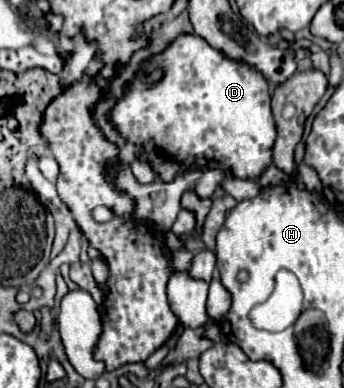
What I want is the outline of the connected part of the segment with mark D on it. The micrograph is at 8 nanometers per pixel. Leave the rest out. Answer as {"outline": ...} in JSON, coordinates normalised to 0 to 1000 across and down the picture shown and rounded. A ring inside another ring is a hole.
{"outline":[[[570,85],[517,90],[471,137],[407,162],[372,229],[326,276],[320,317],[366,363],[413,384],[419,410],[477,472],[506,466],[529,436],[581,430],[663,436],[692,461],[750,461],[791,420],[802,322],[785,286],[773,198],[709,157],[663,152]]]}

